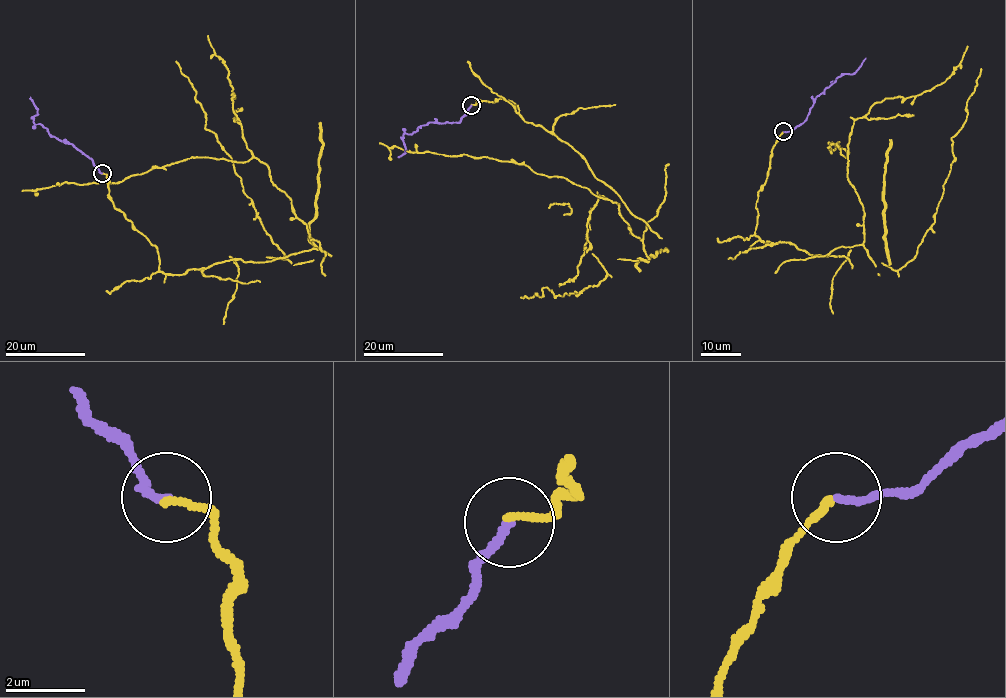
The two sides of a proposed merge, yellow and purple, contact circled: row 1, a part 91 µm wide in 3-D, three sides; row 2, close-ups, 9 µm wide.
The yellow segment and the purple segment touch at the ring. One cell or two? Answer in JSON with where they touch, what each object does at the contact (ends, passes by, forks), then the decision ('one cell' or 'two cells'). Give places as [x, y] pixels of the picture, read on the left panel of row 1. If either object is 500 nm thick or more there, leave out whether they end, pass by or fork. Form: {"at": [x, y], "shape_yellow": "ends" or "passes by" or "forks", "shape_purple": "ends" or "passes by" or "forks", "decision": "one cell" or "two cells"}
{"at": [102, 173], "shape_yellow": "ends", "shape_purple": "ends", "decision": "one cell"}

